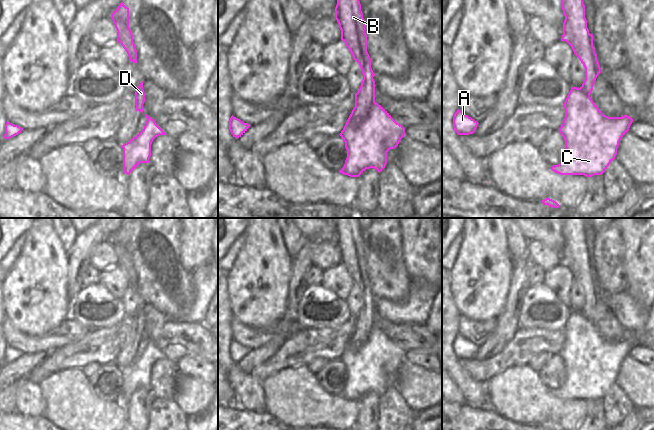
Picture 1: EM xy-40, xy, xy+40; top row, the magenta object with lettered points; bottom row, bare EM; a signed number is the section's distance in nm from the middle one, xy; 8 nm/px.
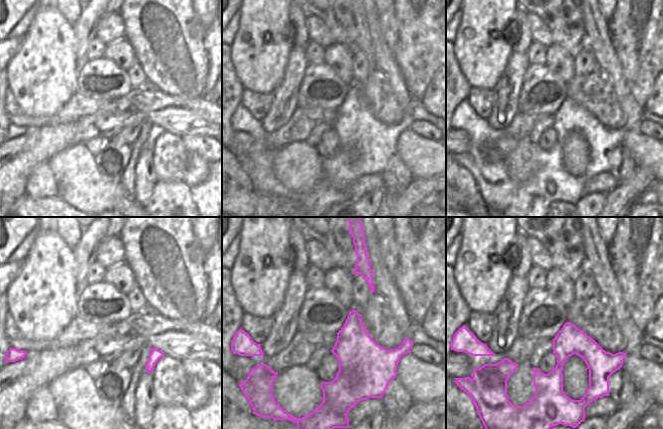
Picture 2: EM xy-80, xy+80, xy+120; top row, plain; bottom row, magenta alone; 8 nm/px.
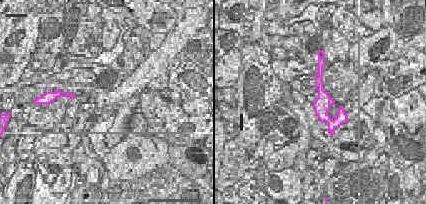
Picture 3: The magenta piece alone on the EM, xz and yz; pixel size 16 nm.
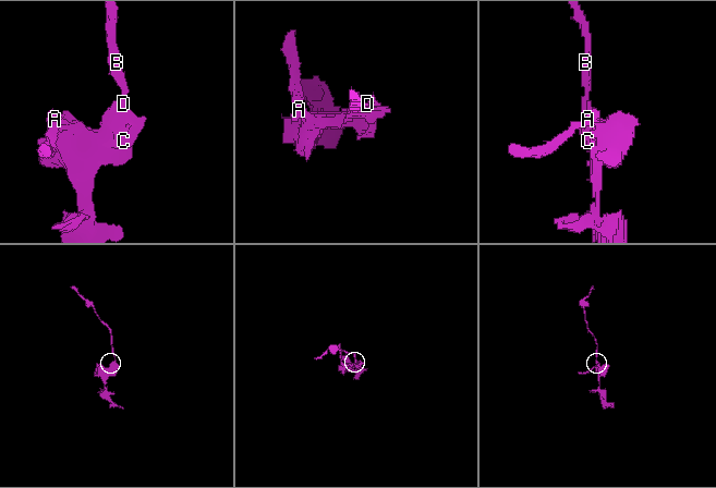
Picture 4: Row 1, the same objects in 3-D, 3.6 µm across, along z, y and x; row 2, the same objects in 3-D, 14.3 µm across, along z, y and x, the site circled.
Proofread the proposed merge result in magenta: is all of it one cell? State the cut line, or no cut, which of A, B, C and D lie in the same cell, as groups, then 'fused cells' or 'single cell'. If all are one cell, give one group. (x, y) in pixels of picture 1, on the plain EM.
cut in xy+40 along (580, 311), (582, 334), (588, 336), (598, 348), (612, 352); A C / B D; fused cells

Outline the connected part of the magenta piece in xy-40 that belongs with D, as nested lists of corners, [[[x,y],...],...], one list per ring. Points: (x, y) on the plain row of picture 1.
[[[142,305],[135,316],[136,335],[140,335],[143,337],[144,326],[145,326],[145,316],[143,314],[143,305]]]

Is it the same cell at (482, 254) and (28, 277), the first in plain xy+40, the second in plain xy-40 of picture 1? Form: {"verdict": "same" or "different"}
{"verdict": "same"}

